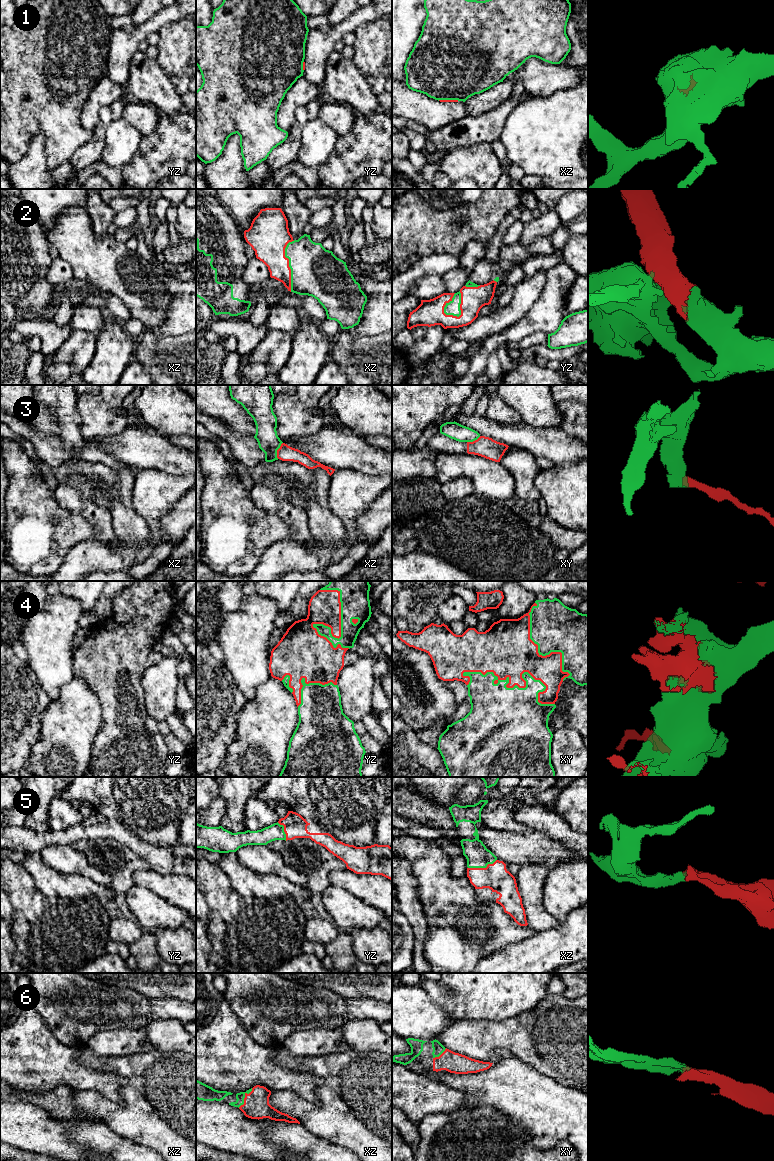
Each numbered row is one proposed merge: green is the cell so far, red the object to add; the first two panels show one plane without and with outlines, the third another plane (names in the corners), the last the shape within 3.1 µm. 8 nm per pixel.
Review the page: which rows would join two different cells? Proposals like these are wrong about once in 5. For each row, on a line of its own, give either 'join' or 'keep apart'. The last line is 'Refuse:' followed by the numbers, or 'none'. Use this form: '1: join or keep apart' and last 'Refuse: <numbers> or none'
1: keep apart
2: join
3: keep apart
4: join
5: join
6: join
Refuse: 1, 3

